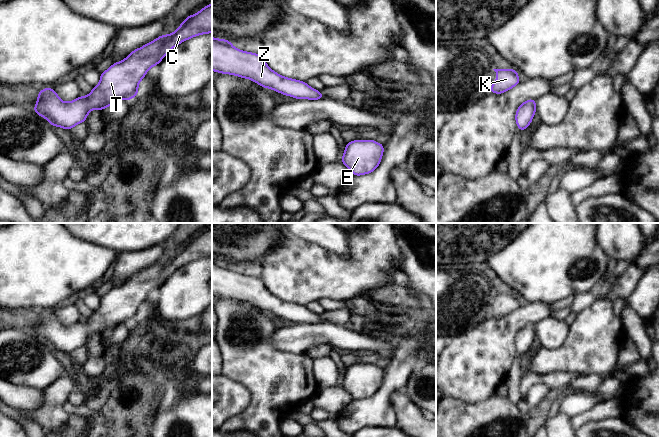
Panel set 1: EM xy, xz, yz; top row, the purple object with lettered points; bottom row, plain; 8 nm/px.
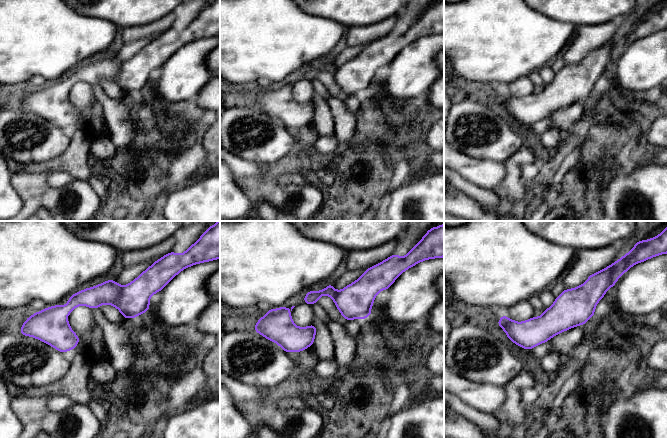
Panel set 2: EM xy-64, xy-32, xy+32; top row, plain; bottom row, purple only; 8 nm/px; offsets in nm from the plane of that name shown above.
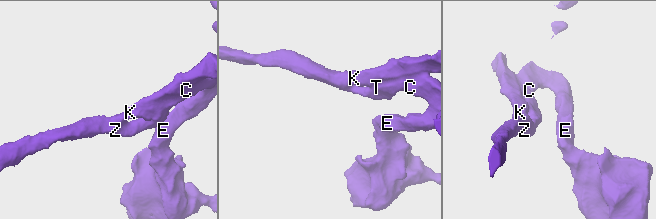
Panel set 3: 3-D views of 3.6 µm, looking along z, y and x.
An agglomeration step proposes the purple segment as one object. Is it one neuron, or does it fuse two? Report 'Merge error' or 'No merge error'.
No merge error

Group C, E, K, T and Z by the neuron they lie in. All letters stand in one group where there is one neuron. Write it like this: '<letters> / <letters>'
C E K T Z

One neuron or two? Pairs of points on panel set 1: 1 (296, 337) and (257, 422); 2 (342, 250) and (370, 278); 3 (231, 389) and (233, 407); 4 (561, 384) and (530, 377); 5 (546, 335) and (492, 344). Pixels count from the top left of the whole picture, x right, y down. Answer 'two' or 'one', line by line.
1: two
2: two
3: one
4: one
5: two

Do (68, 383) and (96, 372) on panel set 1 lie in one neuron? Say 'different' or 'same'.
different

